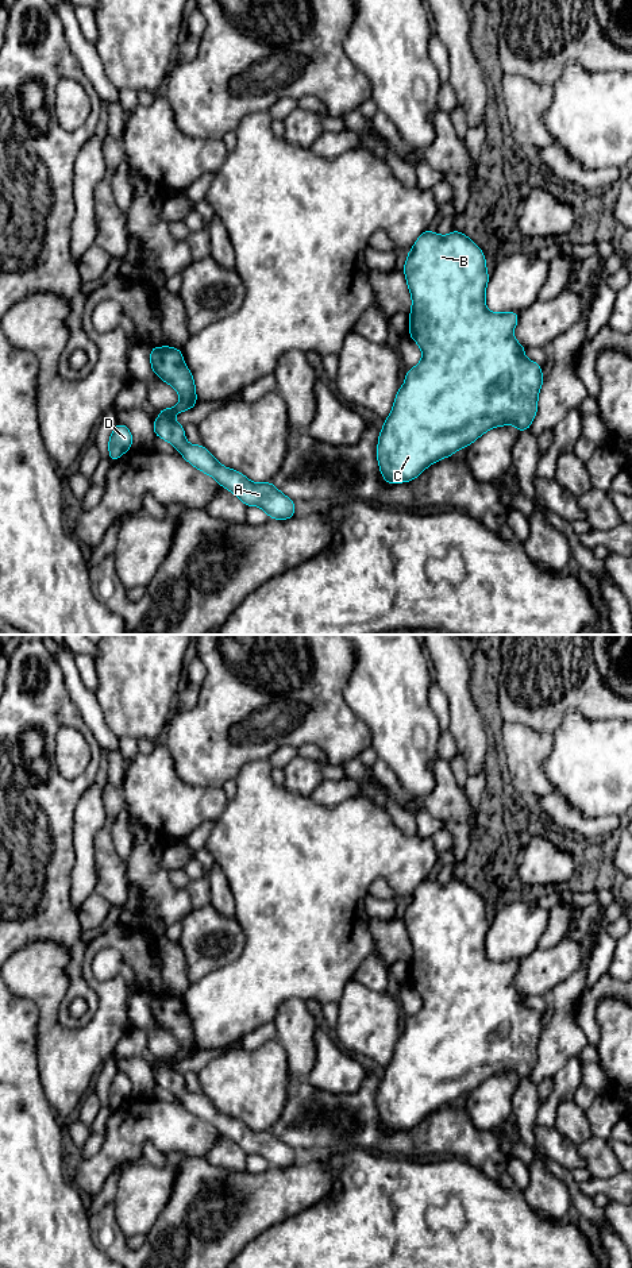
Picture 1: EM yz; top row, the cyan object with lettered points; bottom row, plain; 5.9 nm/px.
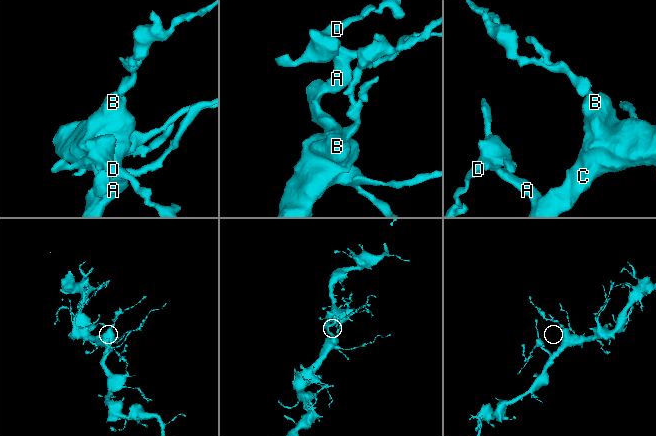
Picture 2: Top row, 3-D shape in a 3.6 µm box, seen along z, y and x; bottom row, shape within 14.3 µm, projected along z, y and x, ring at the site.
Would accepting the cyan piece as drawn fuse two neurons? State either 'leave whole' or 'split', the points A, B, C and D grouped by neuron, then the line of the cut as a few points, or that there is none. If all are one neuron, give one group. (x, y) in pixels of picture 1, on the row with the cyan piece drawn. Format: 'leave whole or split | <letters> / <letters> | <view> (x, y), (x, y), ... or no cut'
leave whole | A B C D | no cut

